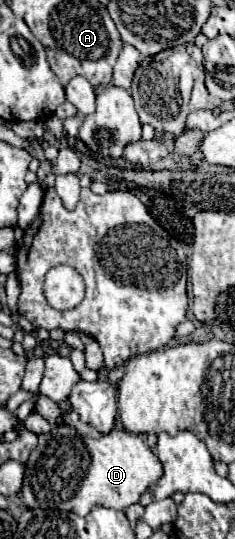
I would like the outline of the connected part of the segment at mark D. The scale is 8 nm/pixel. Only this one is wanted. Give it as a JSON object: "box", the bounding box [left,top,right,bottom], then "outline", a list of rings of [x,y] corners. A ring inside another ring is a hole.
{"box":[22,425,162,517],"outline":[[[60,425],[46,435],[38,435],[38,445],[30,453],[26,461],[24,485],[22,485],[22,505],[28,509],[62,509],[72,511],[80,517],[88,515],[96,505],[110,507],[110,509],[126,509],[138,503],[140,495],[154,485],[162,477],[162,463],[158,457],[148,449],[140,435],[132,435],[124,429],[112,429],[110,433],[102,435],[100,439],[92,439],[80,435],[74,427]]]}

